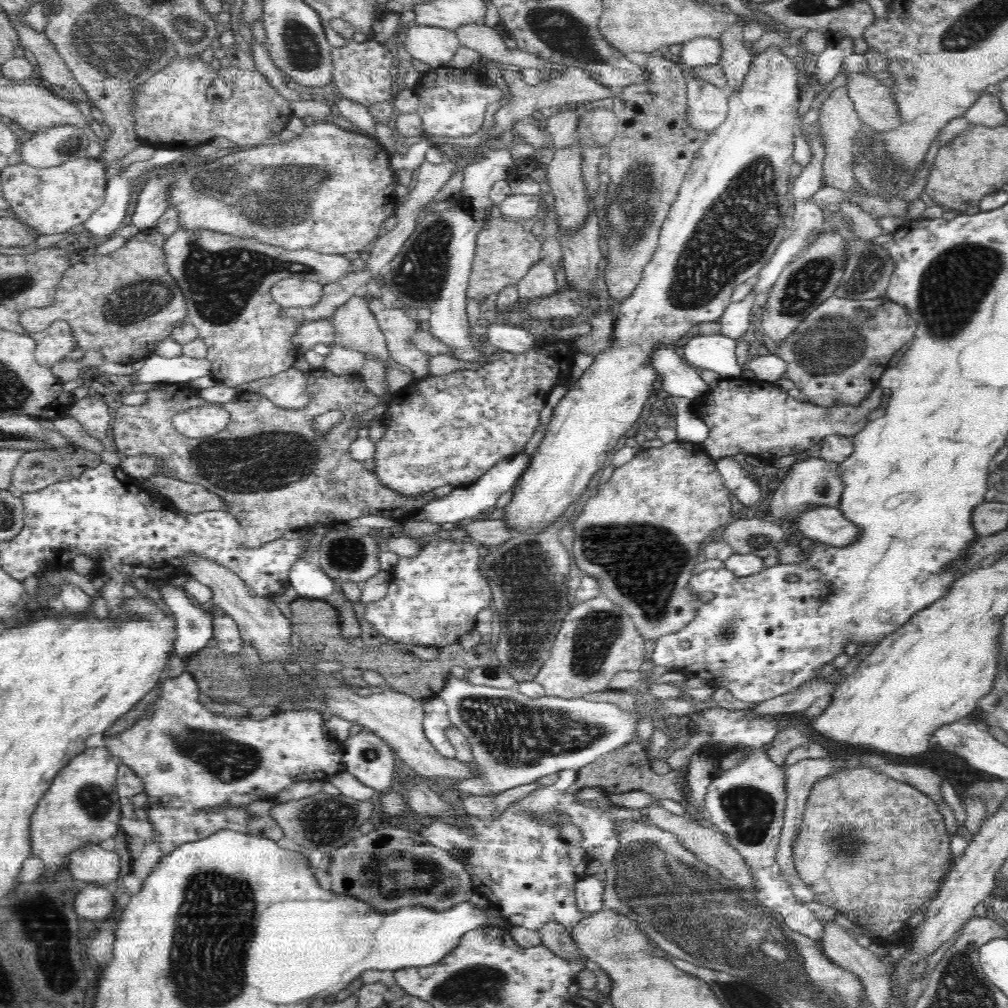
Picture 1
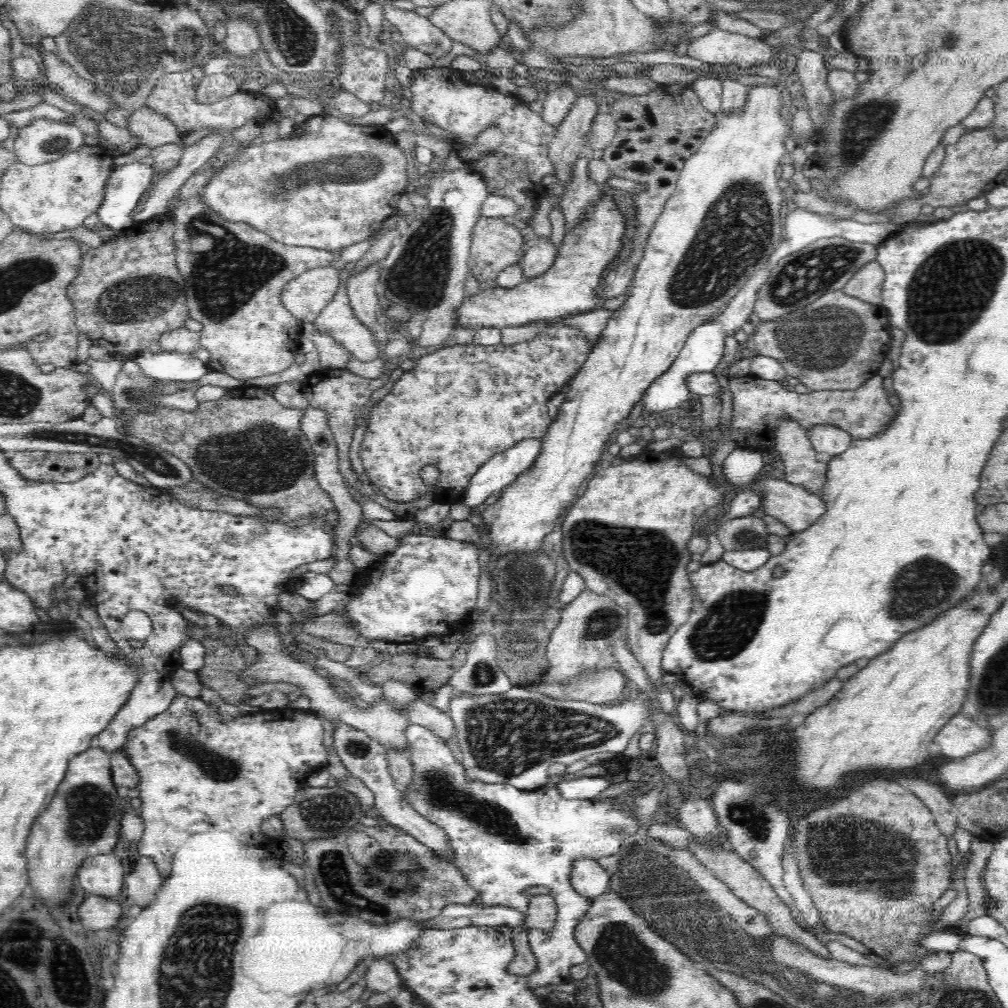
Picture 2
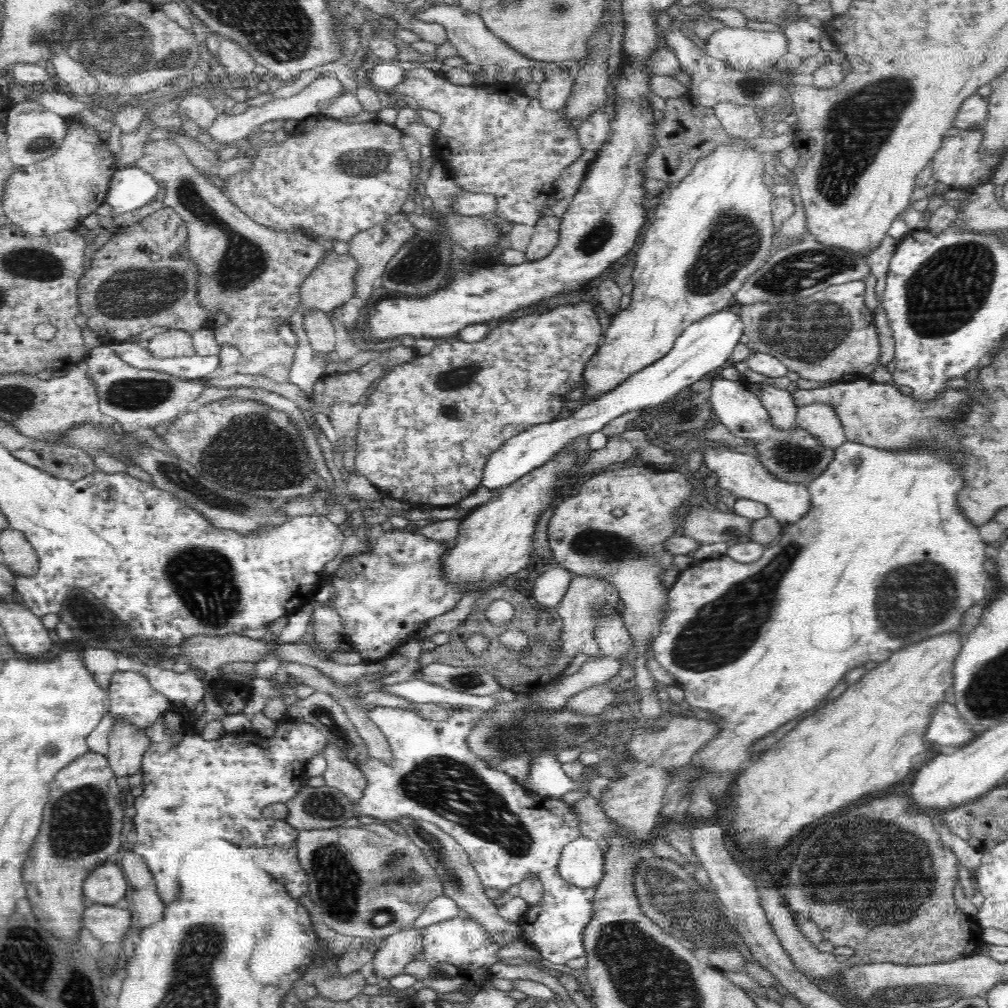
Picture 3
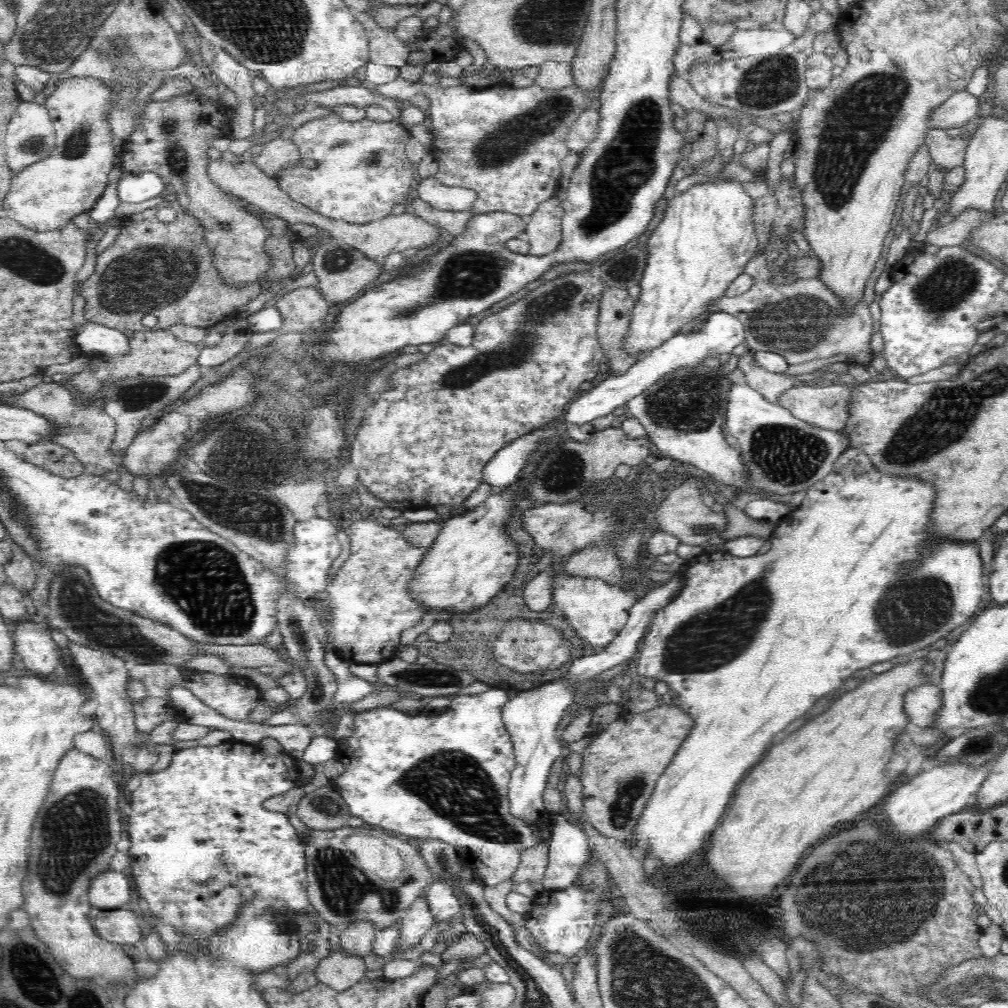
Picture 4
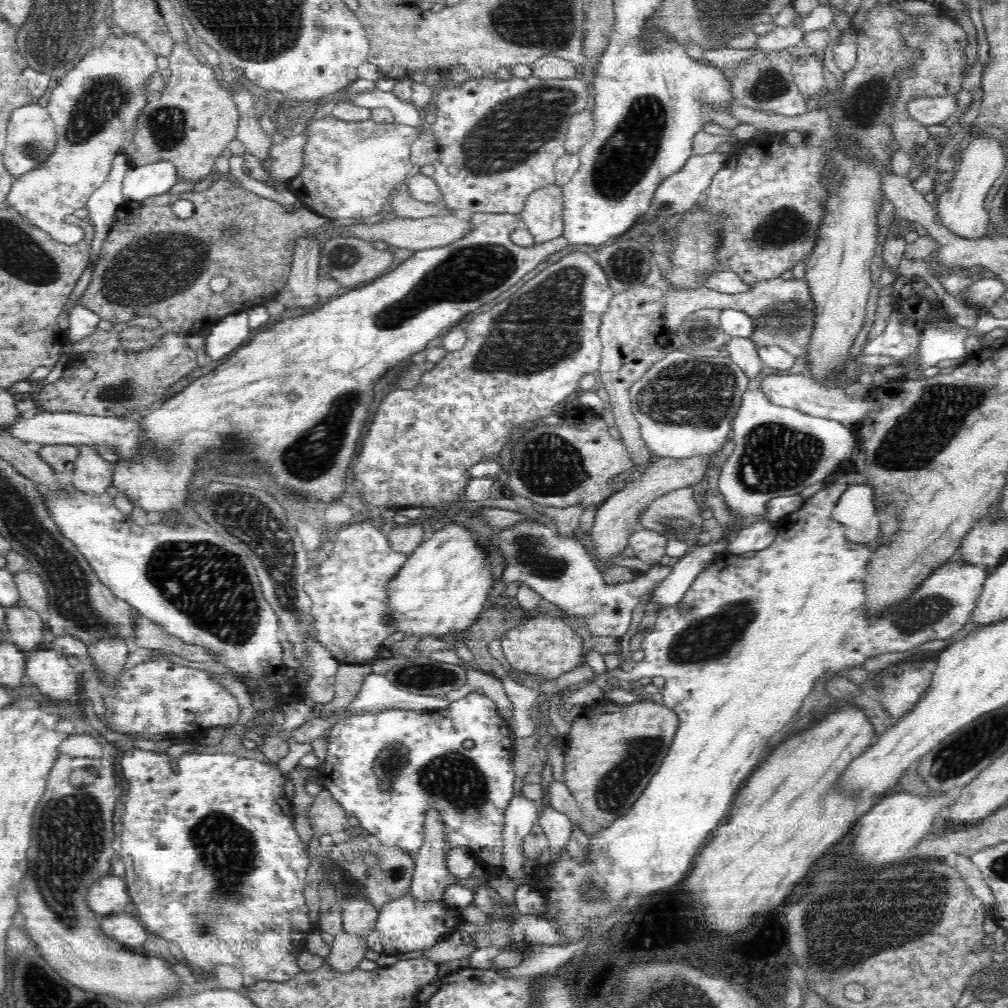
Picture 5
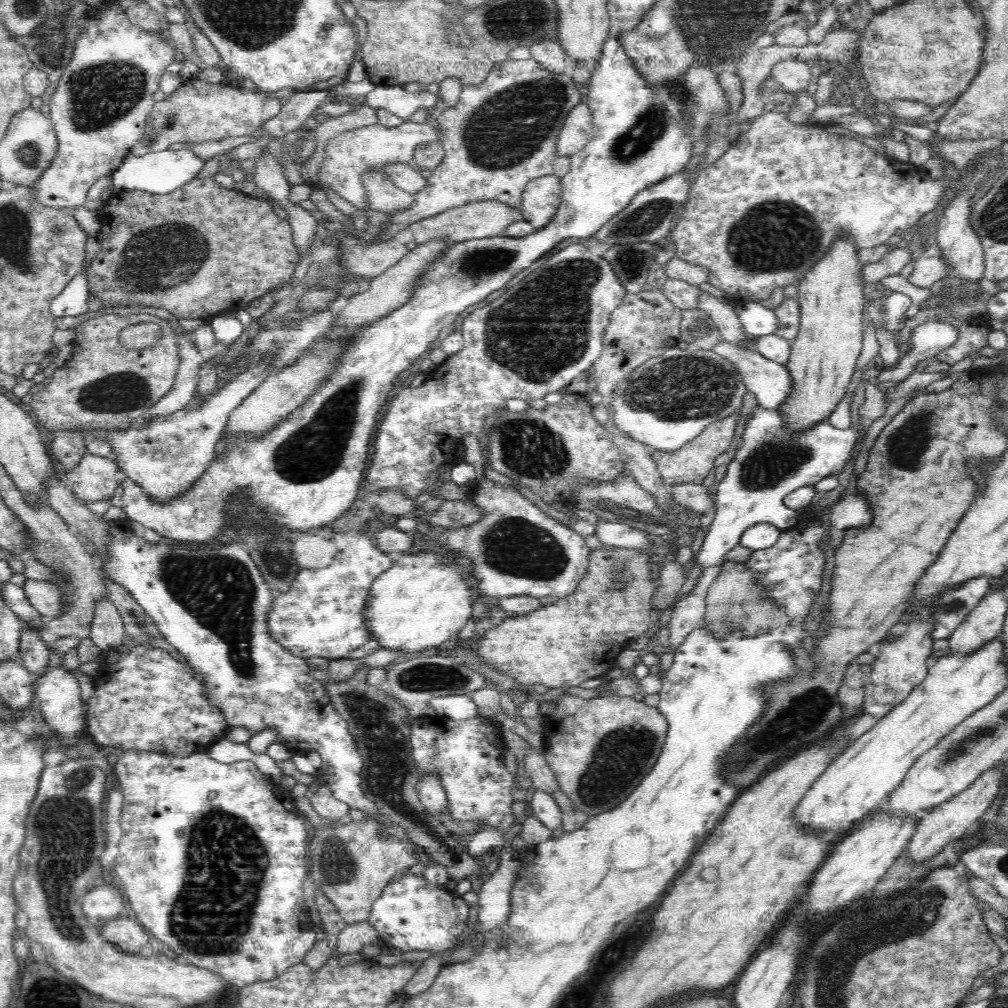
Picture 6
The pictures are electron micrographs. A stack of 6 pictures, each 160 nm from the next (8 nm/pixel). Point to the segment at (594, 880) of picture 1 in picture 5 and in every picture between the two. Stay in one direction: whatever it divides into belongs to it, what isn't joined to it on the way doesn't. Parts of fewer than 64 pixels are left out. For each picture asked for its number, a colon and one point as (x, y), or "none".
2: (587, 877)
3: (581, 863)
4: (569, 849)
5: (557, 827)

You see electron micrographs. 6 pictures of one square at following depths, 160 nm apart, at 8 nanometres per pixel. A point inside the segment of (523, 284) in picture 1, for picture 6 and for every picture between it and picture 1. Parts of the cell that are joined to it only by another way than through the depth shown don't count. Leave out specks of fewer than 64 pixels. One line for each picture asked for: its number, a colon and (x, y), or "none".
2: (537, 260)
3: (546, 236)
4: (544, 235)
5: (542, 215)
6: (540, 200)

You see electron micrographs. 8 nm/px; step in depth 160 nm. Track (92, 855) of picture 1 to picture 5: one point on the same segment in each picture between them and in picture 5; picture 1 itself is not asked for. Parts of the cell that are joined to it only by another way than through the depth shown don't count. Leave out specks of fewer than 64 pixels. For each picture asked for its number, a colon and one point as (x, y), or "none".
2: (103, 875)
3: (106, 884)
4: (110, 889)
5: (108, 896)

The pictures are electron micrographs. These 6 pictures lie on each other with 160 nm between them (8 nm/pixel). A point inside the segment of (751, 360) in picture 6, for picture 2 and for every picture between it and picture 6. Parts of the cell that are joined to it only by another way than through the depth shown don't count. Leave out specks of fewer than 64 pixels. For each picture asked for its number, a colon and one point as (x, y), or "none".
2: (825, 438)
3: (820, 420)
4: (825, 406)
5: (800, 392)

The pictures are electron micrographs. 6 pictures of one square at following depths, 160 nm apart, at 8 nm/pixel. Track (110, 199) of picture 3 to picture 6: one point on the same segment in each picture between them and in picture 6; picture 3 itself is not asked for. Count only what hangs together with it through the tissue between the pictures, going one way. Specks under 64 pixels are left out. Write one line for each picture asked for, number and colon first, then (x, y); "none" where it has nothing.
4: (133, 188)
5: (140, 183)
6: (164, 171)

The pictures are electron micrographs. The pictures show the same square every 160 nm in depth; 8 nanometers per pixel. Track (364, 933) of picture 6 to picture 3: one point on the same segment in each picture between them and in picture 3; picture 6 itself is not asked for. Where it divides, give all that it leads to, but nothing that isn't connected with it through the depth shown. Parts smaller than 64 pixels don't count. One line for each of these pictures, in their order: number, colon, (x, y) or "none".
3: (338, 988)
4: (340, 971)
5: (347, 951)

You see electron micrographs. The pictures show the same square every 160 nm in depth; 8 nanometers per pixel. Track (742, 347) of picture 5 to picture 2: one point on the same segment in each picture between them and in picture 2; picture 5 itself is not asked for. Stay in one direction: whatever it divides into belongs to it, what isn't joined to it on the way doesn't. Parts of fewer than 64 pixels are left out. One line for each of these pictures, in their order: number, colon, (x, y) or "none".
2: (797, 455)
3: (779, 403)
4: (770, 385)

